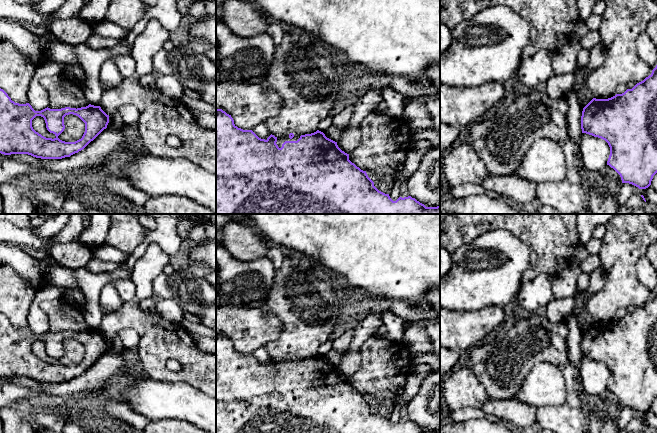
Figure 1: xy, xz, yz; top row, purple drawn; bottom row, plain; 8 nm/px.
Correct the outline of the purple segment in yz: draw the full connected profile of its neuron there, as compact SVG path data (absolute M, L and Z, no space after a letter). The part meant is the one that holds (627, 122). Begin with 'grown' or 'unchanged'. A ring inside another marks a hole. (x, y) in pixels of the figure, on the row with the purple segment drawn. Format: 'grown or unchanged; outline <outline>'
unchanged; outline M657 65L648 77L632 89L608 99L593 98L583 108L581 129L582 133L601 138L608 143L610 155L607 165L620 175L622 183L632 184L639 189L648 188L657 173Z

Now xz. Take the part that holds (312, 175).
unchanged; outline M216 109L216 214L440 214L440 205L426 207L411 196L399 197L393 201L389 194L379 191L366 171L361 170L349 160L349 154L342 151L337 142L327 138L319 130L301 135L297 141L285 141L279 148L277 137L270 135L266 140L259 138L252 130L243 130L234 124L231 115L222 109Z

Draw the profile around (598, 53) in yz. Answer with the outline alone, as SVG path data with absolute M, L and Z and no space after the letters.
M601 42L590 49L590 61L588 66L581 71L575 72L575 82L572 88L565 95L568 101L567 121L569 137L571 138L572 143L574 143L577 147L582 135L581 116L583 111L583 107L579 102L578 92L582 85L586 82L586 78L589 73L604 63L606 55L606 48Z

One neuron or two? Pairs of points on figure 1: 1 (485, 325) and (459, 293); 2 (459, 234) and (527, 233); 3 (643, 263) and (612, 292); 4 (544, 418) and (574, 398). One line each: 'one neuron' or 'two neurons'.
1: two neurons
2: one neuron
3: two neurons
4: two neurons

